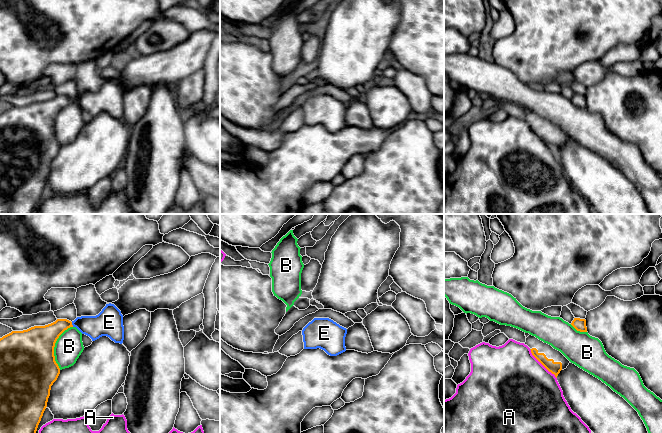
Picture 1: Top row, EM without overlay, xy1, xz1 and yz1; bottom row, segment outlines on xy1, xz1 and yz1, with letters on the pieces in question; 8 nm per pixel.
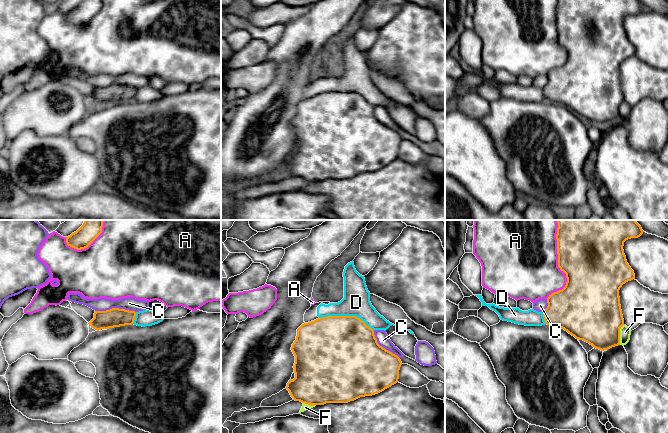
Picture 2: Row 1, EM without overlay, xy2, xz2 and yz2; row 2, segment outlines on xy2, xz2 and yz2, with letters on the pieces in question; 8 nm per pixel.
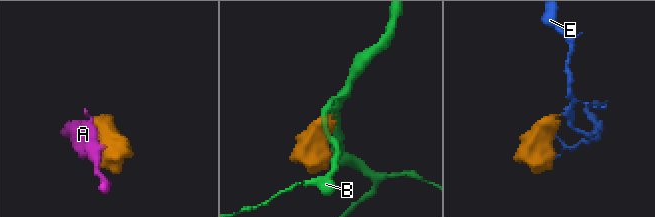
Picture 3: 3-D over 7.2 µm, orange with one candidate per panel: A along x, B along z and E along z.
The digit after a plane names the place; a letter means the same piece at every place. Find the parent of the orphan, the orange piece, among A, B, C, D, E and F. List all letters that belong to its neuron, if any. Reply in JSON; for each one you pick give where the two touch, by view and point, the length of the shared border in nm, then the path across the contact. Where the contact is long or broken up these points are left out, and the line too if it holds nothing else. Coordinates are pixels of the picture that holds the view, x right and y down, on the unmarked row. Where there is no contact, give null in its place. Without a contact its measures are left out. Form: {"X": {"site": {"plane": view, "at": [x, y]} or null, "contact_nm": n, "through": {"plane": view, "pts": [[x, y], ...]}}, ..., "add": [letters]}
{"E": {"site": {"plane": "xy1", "at": [71, 100]}, "contact_nm": 40, "through": {"plane": "xy1", "pts": [[44, 114], [60, 101], [71, 100], [102, 100]]}}, "add": ["E"]}

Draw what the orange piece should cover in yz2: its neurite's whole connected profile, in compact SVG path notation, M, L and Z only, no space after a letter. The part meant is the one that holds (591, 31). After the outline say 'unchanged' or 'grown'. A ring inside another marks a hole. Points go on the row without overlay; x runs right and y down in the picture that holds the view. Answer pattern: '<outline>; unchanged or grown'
M558 0L556 10L558 43L566 50L567 58L562 66L552 69L547 74L548 82L543 88L545 100L562 104L576 115L583 116L601 127L608 126L612 123L620 121L620 104L624 101L624 95L620 81L619 66L623 60L635 55L634 47L627 39L623 22L626 16L638 14L643 10L643 8L644 7L639 0Z; unchanged

